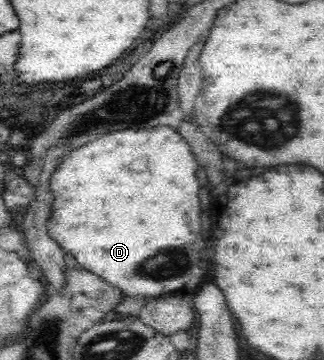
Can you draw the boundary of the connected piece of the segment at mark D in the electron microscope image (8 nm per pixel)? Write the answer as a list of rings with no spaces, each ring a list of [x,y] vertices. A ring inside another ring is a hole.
[[[159,125],[142,131],[142,129],[124,129],[116,131],[110,135],[104,135],[100,139],[94,139],[80,149],[74,149],[64,157],[56,173],[52,174],[50,187],[53,193],[53,201],[50,207],[50,218],[46,222],[46,229],[49,236],[58,242],[64,252],[70,251],[76,258],[77,265],[90,273],[97,275],[108,284],[116,287],[126,297],[163,298],[172,296],[184,298],[194,296],[202,285],[204,285],[204,275],[208,269],[206,263],[206,251],[202,245],[202,225],[200,225],[200,199],[198,199],[198,189],[200,183],[196,179],[198,164],[190,150],[190,146],[180,134],[168,125]]]

